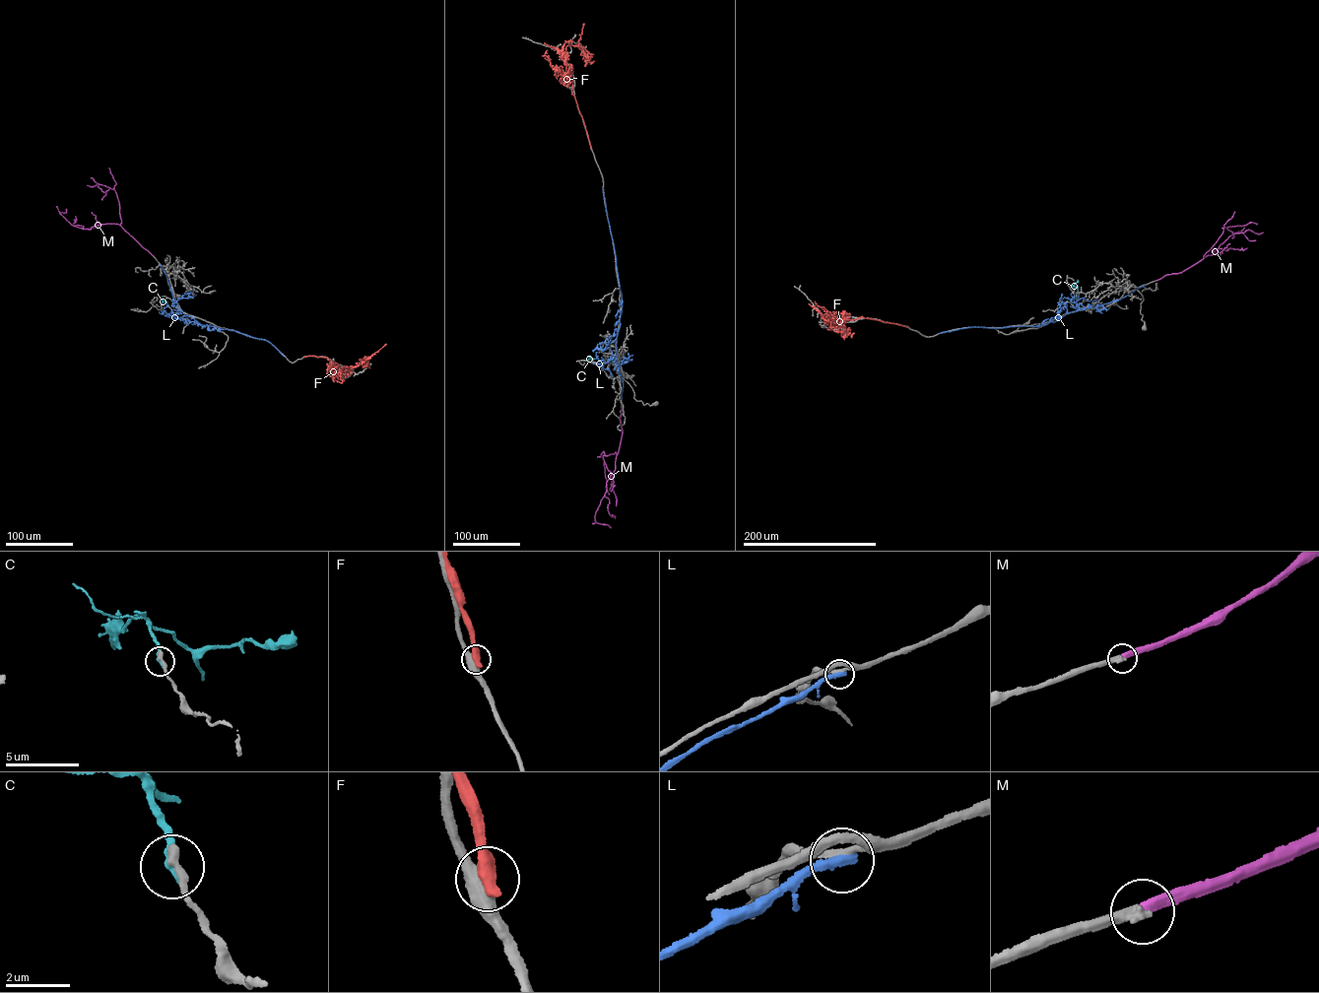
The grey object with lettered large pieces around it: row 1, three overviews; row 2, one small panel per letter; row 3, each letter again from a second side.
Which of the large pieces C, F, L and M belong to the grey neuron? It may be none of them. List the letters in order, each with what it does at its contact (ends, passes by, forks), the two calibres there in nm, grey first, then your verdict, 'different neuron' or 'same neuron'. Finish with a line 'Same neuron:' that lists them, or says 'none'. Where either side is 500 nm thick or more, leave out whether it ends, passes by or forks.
C: it ends; calibres 360 and 240 nm; different neuron
F: calibres 550 and 550 nm; different neuron
L: it ends; calibres 200 and 320 nm; different neuron
M: it ends; calibres 380 and 360 nm; same neuron
Same neuron: M

